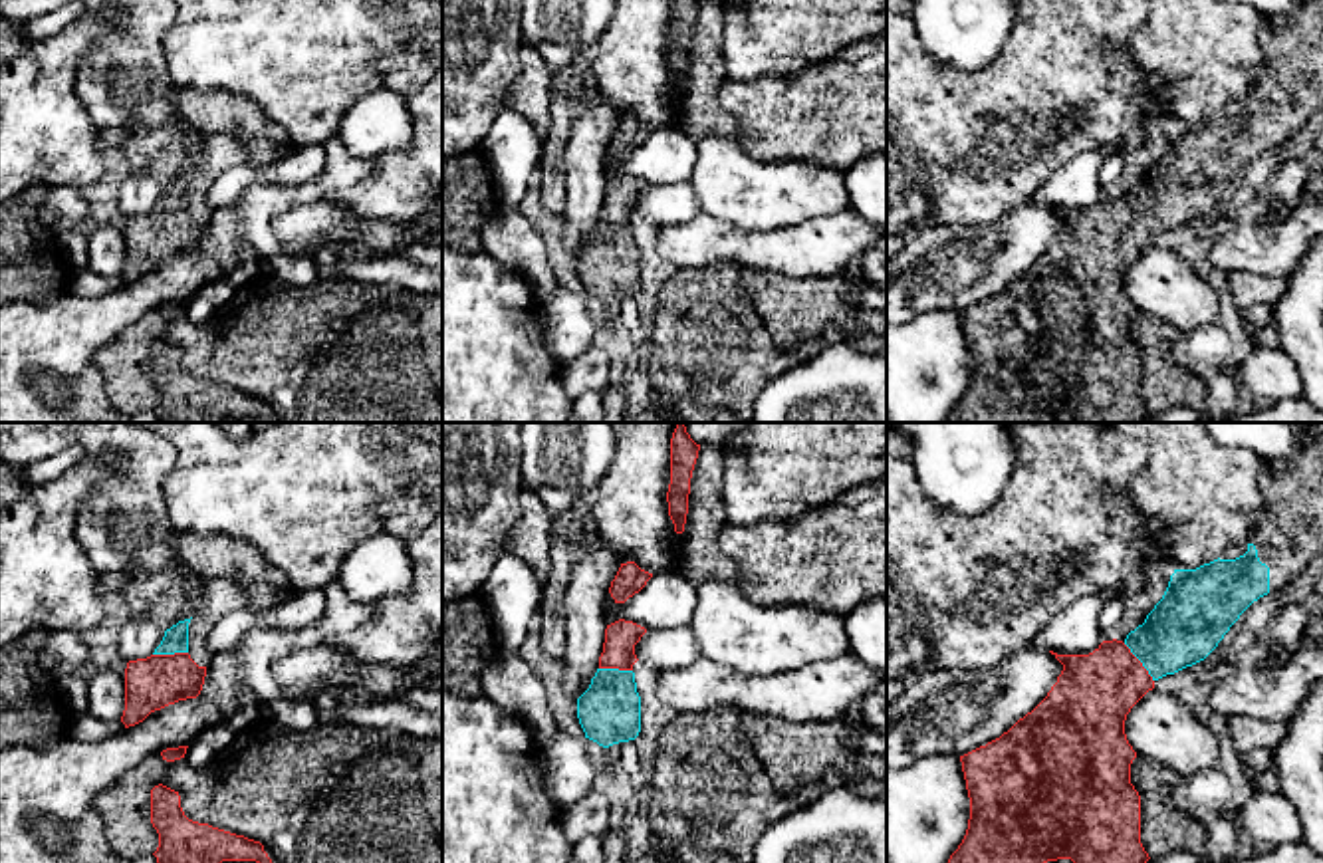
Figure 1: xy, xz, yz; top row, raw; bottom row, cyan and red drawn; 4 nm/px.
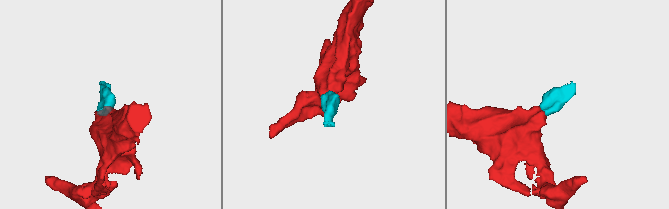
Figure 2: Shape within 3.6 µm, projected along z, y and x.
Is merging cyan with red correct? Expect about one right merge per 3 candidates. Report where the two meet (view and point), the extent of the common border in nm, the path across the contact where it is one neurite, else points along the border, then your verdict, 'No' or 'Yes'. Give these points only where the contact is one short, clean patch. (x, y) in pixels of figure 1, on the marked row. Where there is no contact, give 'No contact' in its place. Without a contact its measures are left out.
Touches cyan at yz (1141, 661). Shared border 200 nm. Path across: yz (1189, 621), (1141, 661), (1093, 693). Yes

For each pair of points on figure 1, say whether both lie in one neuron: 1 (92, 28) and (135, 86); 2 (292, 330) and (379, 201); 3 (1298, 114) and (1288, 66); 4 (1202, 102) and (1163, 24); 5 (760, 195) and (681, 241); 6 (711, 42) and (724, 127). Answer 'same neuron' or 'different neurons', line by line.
1: different neurons
2: different neurons
3: same neuron
4: same neuron
5: different neurons
6: same neuron

